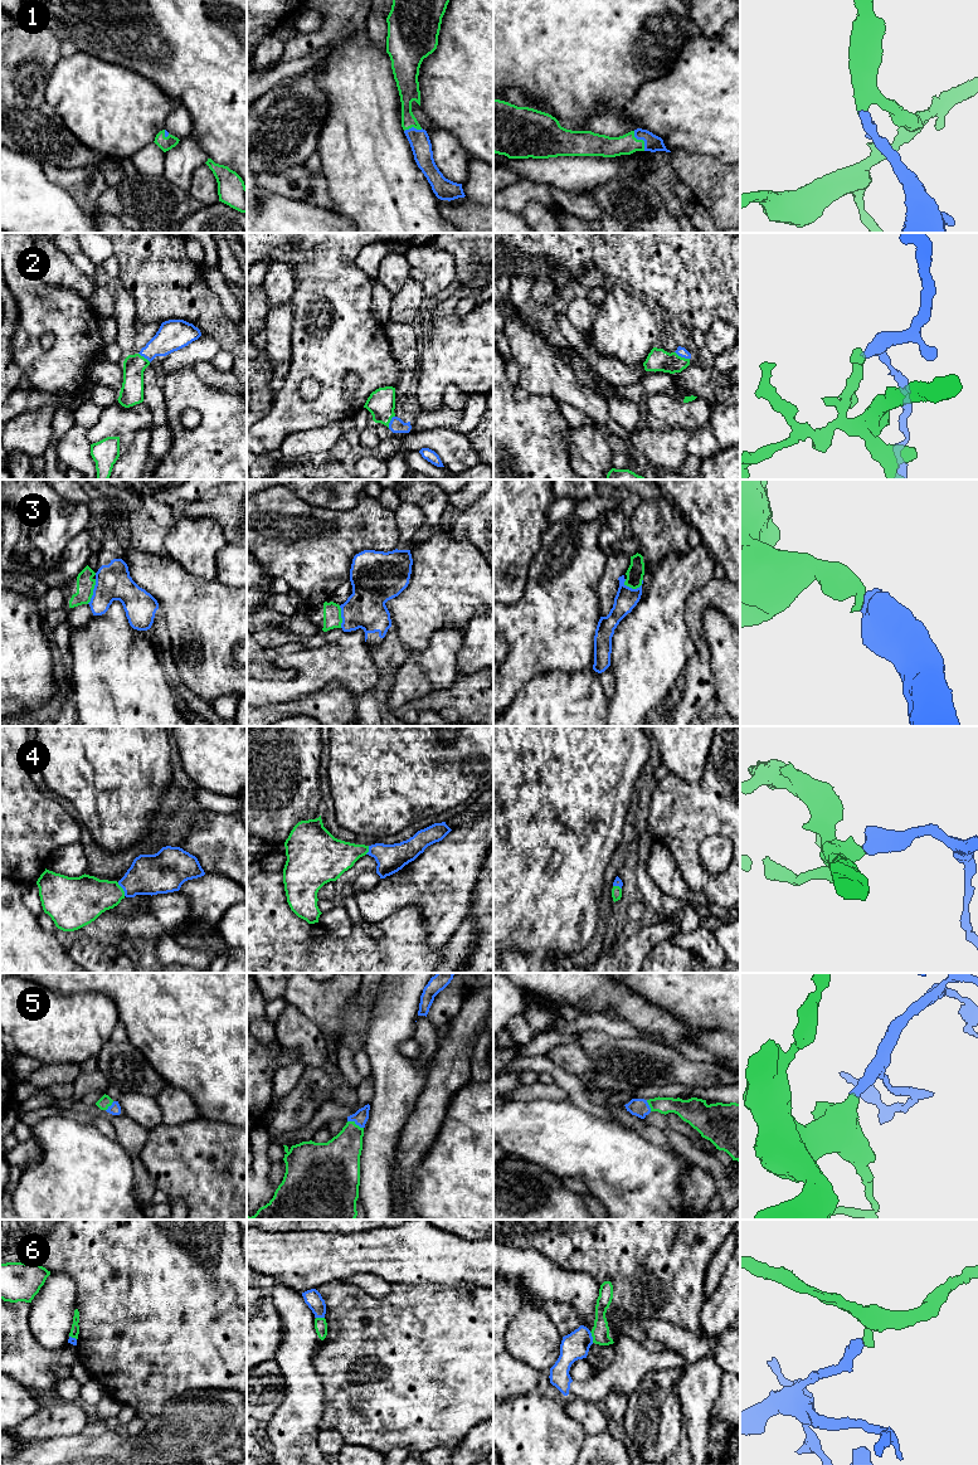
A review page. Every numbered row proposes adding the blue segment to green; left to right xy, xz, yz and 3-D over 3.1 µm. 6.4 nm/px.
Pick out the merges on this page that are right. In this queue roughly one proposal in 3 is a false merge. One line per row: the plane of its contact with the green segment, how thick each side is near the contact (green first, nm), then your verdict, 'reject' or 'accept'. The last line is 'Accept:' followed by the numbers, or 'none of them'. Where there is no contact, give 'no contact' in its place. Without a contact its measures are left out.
1: yz | 140/110 nm | accept
2: yz | 140/60 nm | accept
3: yz | 110/140 nm | reject
4: xy | 280/260 nm | accept
5: xz | 280/90 nm | accept
6: yz | 110/180 nm | reject
Accept: 1, 2, 4, 5

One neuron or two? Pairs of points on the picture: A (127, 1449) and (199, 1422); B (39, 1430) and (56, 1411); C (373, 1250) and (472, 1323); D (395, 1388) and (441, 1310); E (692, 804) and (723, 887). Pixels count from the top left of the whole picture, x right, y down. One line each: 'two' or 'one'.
A: one
B: one
C: two
D: one
E: one

